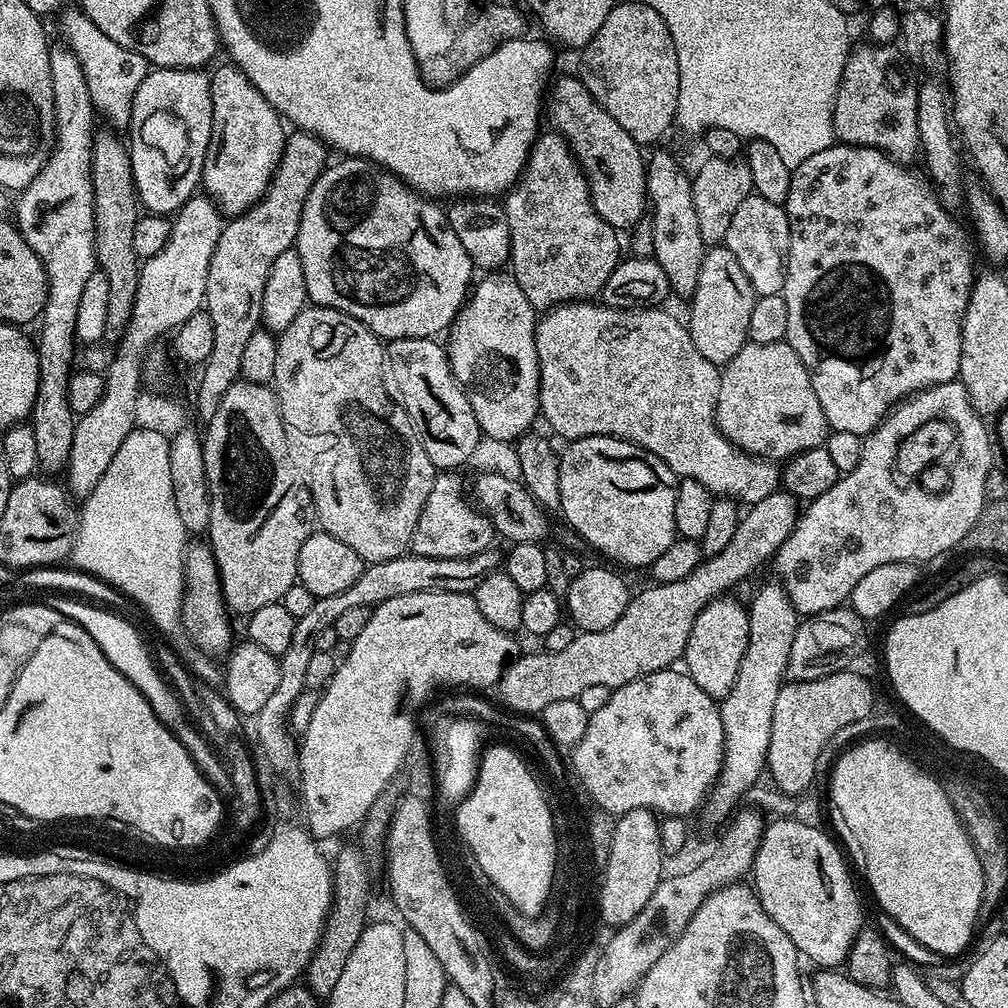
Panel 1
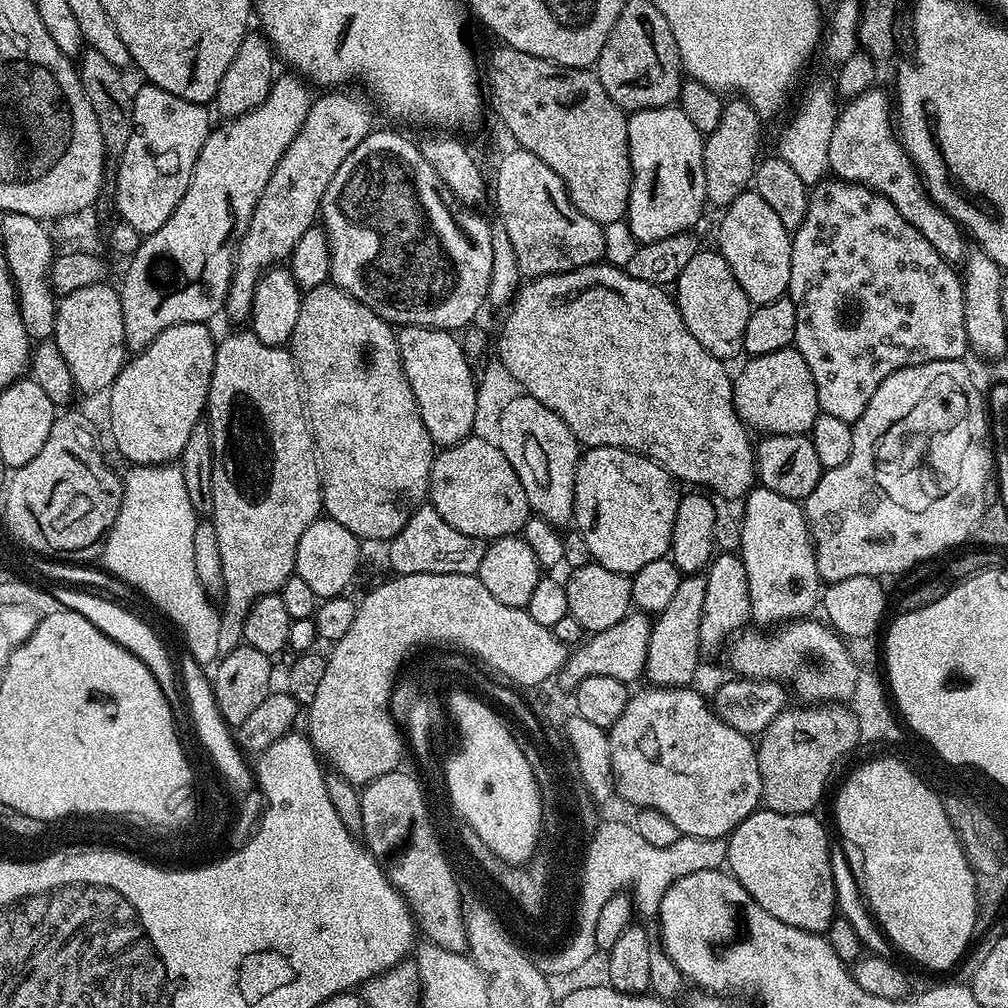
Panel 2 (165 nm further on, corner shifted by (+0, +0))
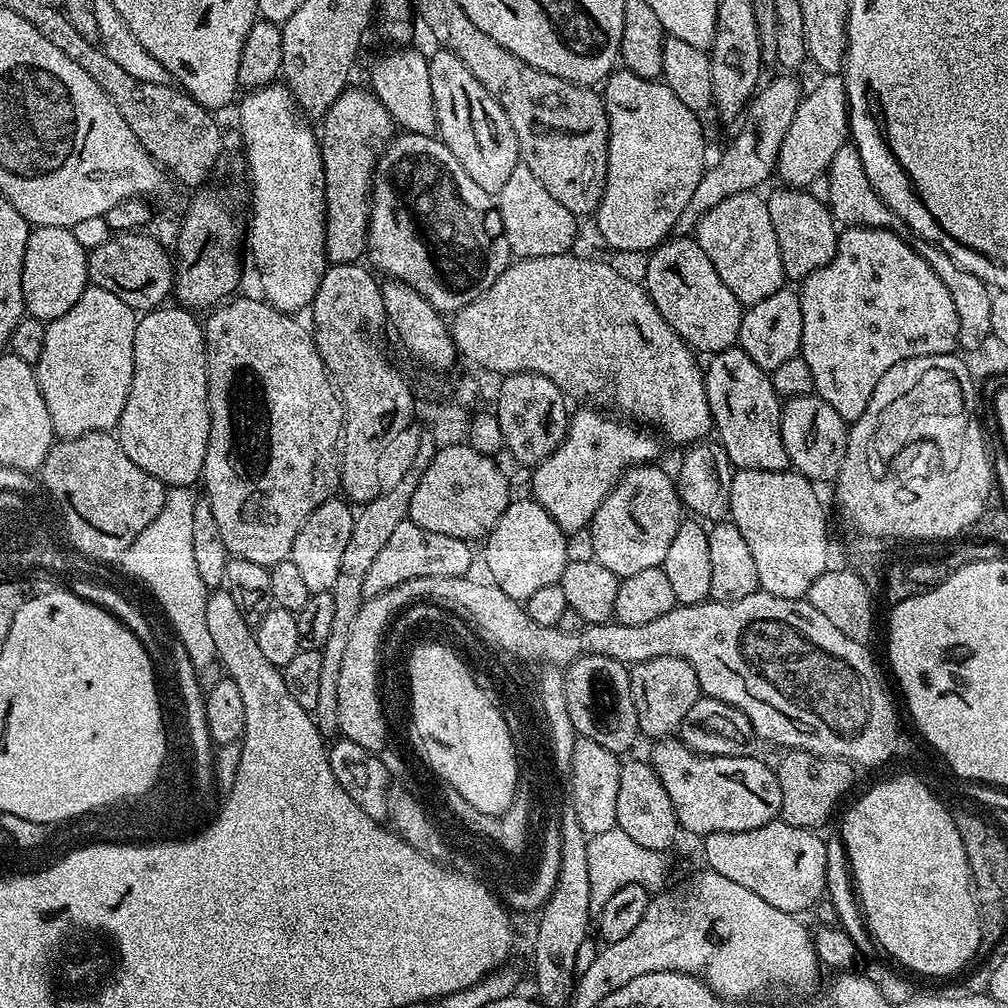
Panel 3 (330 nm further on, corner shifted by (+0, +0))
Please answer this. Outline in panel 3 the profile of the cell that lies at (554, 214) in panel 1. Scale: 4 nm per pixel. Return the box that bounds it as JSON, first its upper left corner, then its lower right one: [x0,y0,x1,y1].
[498,164,577,258]

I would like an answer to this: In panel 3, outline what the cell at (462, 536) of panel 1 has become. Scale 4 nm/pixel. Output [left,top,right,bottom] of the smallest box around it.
[362,519,473,598]

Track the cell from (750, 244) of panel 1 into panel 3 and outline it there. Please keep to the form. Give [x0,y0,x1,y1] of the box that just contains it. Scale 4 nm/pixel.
[694,191,785,306]

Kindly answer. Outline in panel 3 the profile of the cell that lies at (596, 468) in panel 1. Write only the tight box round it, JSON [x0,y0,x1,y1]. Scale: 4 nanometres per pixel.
[592,463,682,578]

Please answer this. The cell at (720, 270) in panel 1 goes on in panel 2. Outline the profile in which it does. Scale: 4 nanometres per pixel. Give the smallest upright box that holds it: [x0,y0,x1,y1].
[674,250,754,362]

